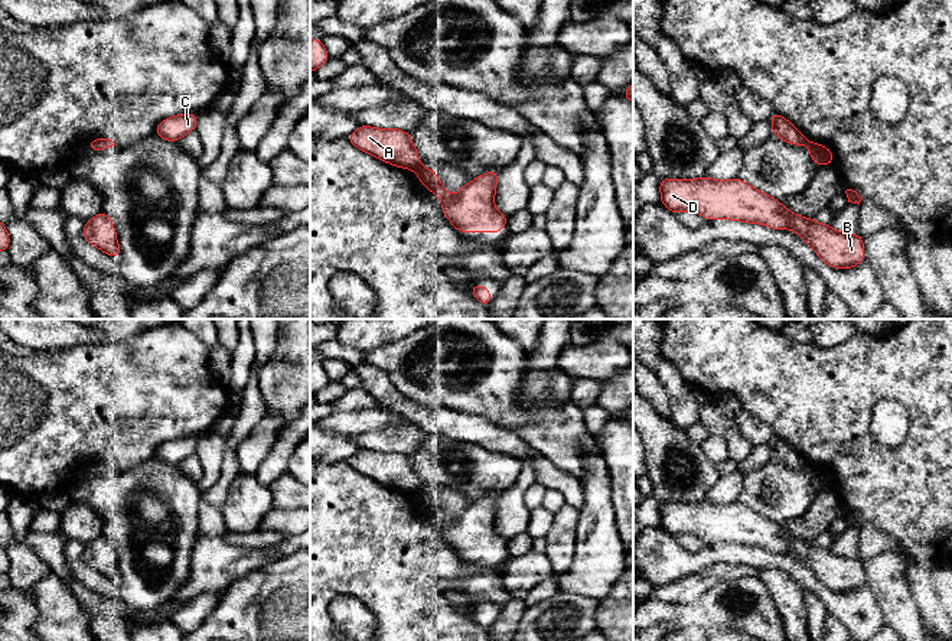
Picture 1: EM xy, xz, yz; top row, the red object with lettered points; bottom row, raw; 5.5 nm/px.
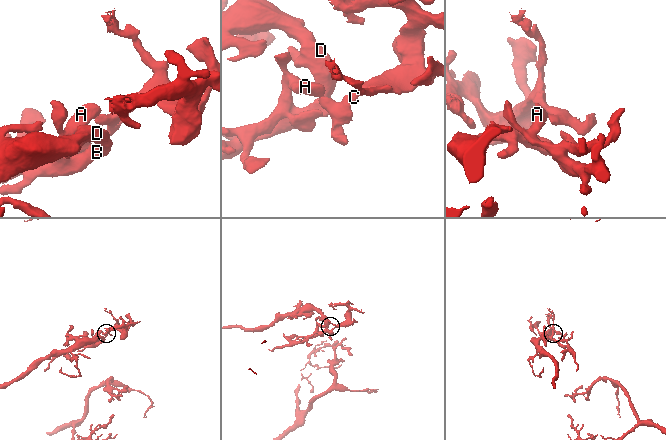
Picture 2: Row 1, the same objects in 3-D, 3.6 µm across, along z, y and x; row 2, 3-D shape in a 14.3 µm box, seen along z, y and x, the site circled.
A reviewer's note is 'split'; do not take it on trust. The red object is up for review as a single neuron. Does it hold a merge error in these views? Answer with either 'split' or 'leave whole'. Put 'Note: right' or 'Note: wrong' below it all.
split
Note: right

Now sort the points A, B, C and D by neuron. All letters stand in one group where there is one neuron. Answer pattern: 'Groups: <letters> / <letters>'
Groups: A B D / C

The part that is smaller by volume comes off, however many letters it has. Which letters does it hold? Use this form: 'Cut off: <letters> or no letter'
Cut off: C

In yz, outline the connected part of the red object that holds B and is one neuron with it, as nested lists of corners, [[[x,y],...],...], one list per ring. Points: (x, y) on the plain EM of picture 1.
[[[739,501],[714,504],[659,502],[661,527],[674,537],[692,534],[707,543],[734,543],[763,547],[773,553],[793,553],[818,580],[834,592],[851,592],[865,582],[864,562],[835,554],[786,533],[780,524],[757,514]]]

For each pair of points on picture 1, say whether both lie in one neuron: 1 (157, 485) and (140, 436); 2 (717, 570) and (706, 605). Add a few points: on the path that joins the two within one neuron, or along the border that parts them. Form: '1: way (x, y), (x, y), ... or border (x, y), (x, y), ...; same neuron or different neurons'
1: border (153, 454), (133, 467), (116, 468); different neurons
2: border (730, 578), (711, 586), (698, 599); different neurons

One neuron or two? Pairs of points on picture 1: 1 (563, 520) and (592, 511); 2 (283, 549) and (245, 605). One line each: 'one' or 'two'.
1: two
2: two

